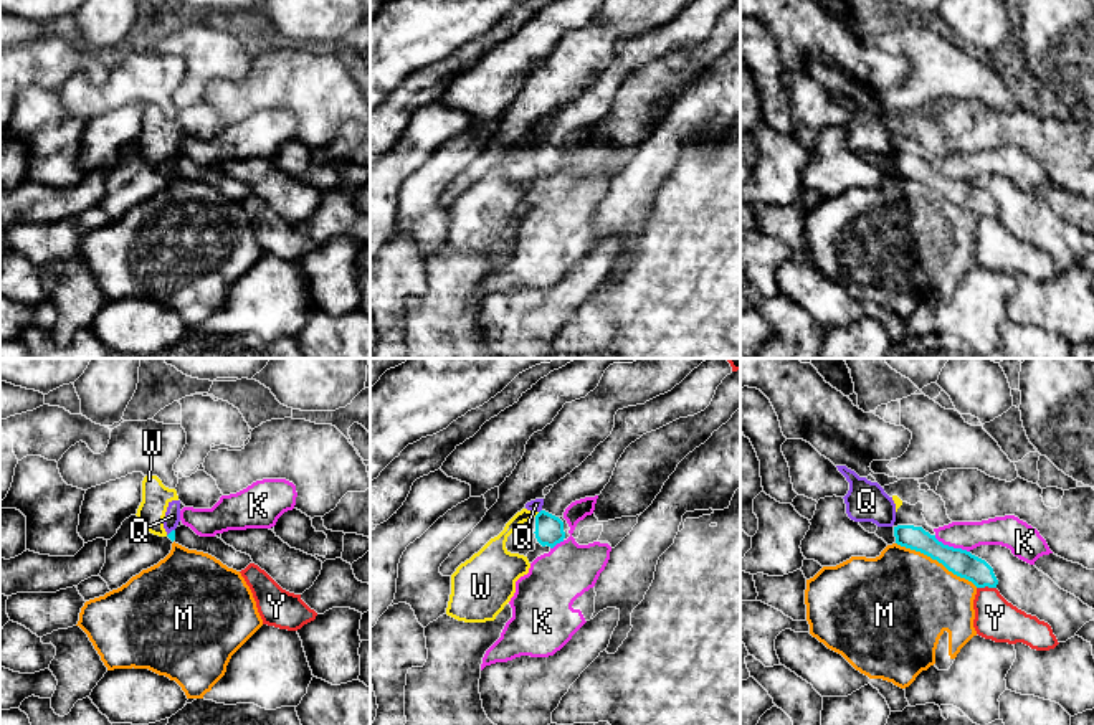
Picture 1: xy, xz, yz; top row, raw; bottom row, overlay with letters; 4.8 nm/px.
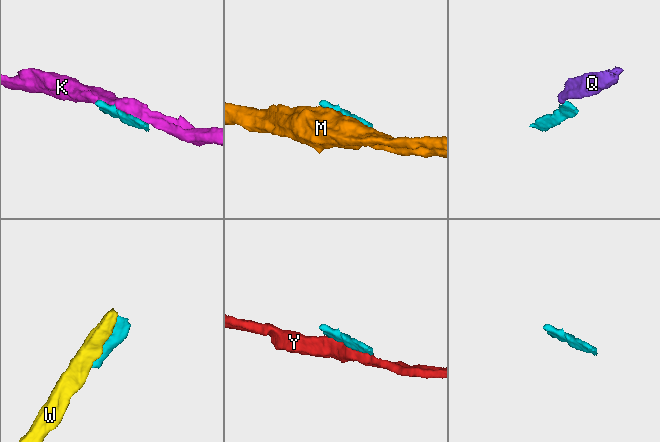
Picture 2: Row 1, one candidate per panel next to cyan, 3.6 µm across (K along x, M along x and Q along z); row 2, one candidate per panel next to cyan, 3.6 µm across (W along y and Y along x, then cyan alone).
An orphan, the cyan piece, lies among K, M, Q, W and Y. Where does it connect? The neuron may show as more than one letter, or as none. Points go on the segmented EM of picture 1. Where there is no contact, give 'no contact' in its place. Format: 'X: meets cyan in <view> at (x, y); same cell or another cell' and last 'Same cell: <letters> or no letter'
K: meets cyan in yz at (952, 547); another cell
M: meets cyan in yz at (937, 560); another cell
Q: meets cyan in xy at (171, 532); another cell
W: meets cyan in xz at (537, 514); another cell
Y: meets cyan in yz at (985, 585); another cell
Same cell: no letter

